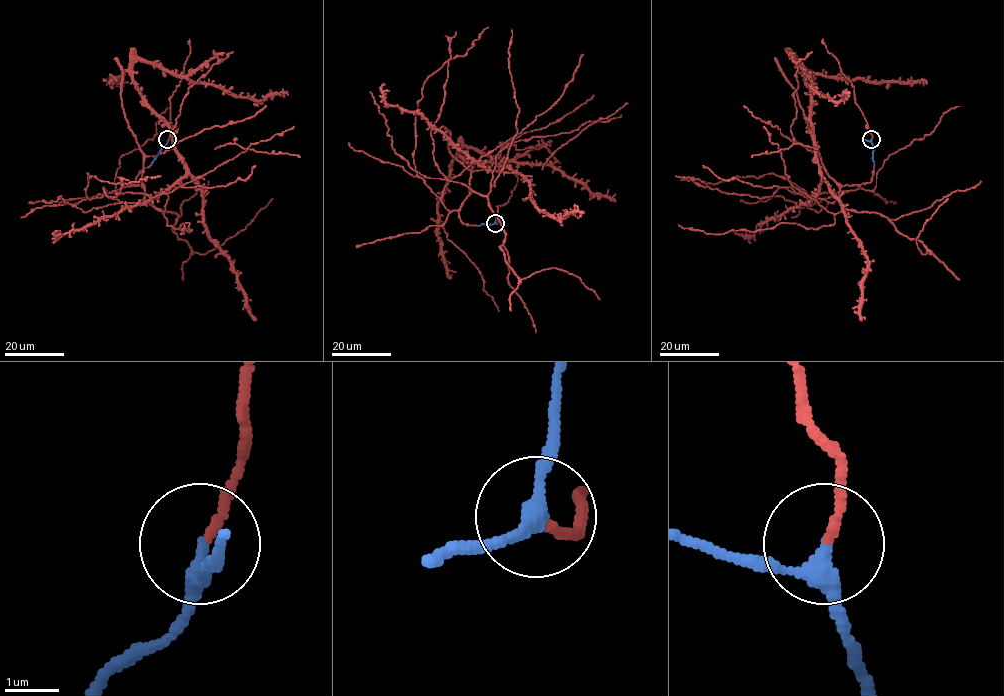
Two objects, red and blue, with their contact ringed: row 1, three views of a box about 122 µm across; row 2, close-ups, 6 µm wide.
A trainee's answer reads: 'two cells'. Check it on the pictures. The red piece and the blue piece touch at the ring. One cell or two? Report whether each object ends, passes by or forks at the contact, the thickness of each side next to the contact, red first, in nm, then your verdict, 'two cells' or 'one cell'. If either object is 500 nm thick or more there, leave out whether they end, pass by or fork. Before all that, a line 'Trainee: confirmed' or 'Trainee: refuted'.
Trainee: refuted
red ends; blue passes by; calibres 160 and 280 nm; one cell

